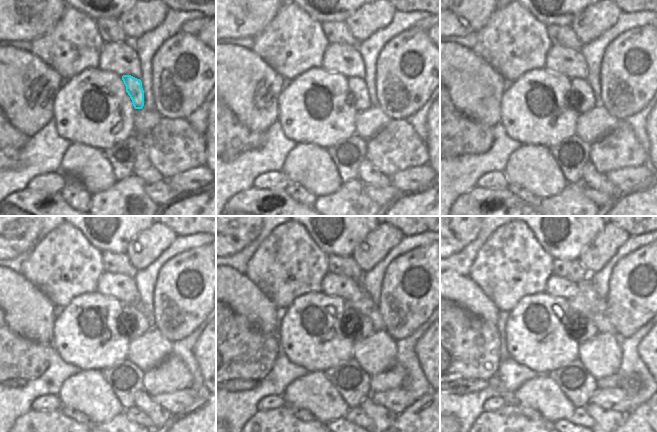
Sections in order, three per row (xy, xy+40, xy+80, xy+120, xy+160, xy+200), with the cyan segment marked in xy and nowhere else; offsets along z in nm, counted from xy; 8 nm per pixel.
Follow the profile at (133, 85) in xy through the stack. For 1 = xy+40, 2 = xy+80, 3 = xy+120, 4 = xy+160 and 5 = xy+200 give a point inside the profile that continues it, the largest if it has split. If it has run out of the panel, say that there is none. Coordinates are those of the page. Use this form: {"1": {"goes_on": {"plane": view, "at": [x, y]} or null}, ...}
{"1": {"goes_on": {"plane": "xy+40", "at": [359, 96]}}, "2": {"goes_on": {"plane": "xy+80", "at": [583, 95]}}, "3": {"goes_on": {"plane": "xy+120", "at": [136, 321]}}, "4": {"goes_on": {"plane": "xy+160", "at": [361, 327]}}, "5": {"goes_on": {"plane": "xy+200", "at": [582, 330]}}}

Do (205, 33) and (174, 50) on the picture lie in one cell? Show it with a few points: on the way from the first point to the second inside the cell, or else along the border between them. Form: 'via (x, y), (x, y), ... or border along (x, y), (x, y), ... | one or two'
border along (195, 35), (205, 45) | two

